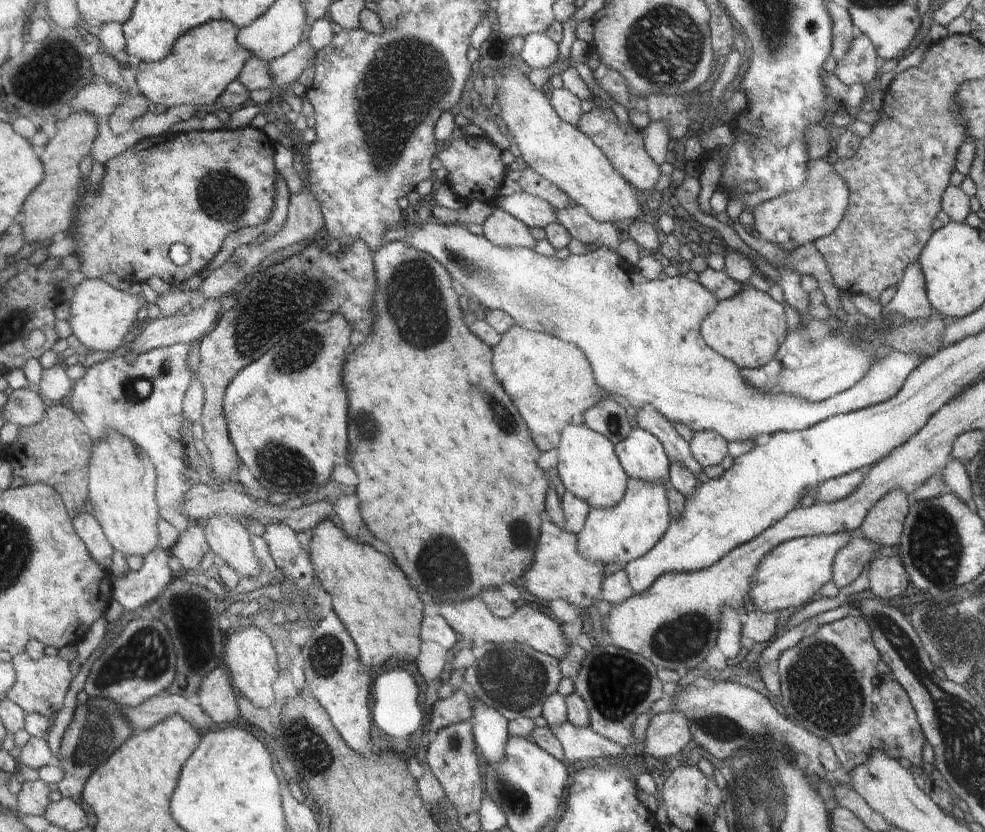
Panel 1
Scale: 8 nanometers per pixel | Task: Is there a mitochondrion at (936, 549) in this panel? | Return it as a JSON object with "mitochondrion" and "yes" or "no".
{"mitochondrion":"yes"}

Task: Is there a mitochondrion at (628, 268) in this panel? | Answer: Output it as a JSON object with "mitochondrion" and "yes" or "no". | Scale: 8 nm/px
{"mitochondrion":"no"}

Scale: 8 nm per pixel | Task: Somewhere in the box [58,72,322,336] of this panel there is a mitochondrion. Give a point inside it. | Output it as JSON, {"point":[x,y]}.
{"point":[223,196]}

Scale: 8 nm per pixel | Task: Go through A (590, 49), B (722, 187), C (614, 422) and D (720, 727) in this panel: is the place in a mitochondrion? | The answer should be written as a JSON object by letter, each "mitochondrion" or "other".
{"A":"other","B":"other","C":"mitochondrion","D":"mitochondrion"}

